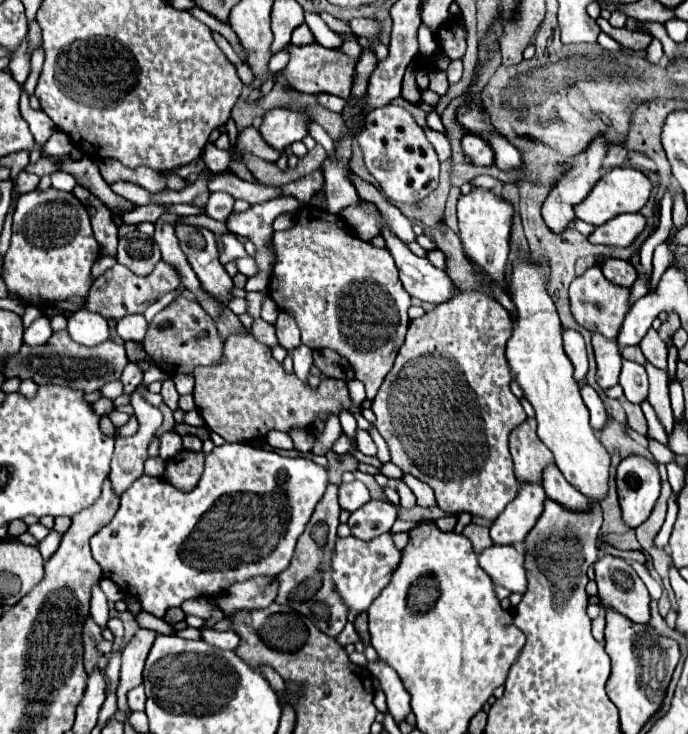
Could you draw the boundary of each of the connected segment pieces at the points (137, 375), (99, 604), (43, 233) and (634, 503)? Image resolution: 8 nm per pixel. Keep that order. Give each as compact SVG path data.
M129 363L121 375L121 381L125 385L125 393L133 393L133 389L143 381L143 371L139 363Z
M99 585L93 587L93 597L91 597L91 617L93 621L105 629L107 621L109 621L109 607L107 607L107 597L103 595L103 591L99 589Z
M47 189L19 197L13 213L13 237L3 257L1 279L7 291L33 307L55 305L71 297L87 297L91 289L91 265L101 249L93 237L89 215L71 193Z
M631 455L619 463L617 495L625 525L635 529L647 521L659 497L659 491L661 481L657 465L639 455Z

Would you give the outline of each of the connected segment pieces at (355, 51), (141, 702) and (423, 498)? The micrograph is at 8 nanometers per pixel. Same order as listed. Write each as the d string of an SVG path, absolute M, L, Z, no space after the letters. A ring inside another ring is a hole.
M349 39L349 41L345 41L337 51L341 51L343 55L347 55L347 57L351 57L351 59L357 59L357 57L361 55L361 45L359 45L355 39Z
M143 685L135 687L133 691L129 691L129 707L131 711L145 711L145 689Z
M405 473L405 475L403 475L403 483L407 483L407 487L415 493L417 505L421 505L421 507L433 507L433 505L437 505L437 503L435 503L433 489L431 489L429 485L425 485L423 481L419 481L419 479L415 479L413 475Z

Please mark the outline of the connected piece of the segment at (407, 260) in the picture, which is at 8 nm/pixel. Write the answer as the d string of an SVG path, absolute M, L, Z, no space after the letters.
M387 221L381 223L381 235L387 241L387 249L391 251L401 283L411 297L417 297L427 303L443 303L451 297L455 285L443 269L433 267L425 257L413 255L407 245L389 229Z

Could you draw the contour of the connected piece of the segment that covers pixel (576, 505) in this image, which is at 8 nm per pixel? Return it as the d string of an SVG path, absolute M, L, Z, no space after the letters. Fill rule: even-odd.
M555 463L545 467L541 485L543 485L549 499L553 499L569 509L583 511L589 507L589 499L585 499L585 495L581 495L581 491L575 491L575 487L561 475L561 471L557 471Z

